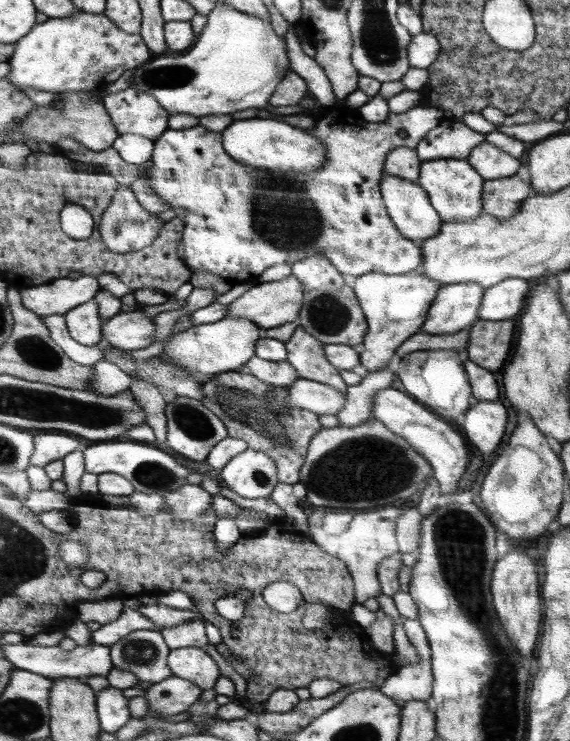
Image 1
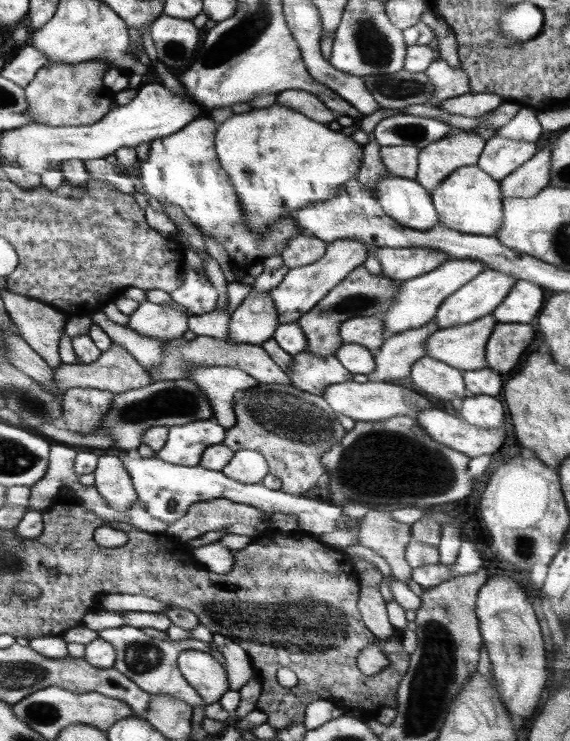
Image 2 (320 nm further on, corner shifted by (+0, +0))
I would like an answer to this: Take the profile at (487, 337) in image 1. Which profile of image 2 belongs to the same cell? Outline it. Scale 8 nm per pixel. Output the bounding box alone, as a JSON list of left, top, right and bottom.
[486,323,534,372]

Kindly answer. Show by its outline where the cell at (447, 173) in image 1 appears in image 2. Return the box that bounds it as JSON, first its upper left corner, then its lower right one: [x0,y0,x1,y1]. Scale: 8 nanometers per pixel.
[431,164,503,235]

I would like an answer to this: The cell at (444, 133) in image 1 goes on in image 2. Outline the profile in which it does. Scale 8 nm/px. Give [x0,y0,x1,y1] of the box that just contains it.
[415,129,486,192]

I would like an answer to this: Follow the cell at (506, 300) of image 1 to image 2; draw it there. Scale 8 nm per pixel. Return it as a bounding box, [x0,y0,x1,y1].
[491,279,546,323]

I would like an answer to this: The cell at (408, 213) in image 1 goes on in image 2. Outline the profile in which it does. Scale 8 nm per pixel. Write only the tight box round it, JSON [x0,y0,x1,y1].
[375,175,439,231]

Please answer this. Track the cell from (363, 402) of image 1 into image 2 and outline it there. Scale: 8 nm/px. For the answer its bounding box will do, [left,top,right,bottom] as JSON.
[368,318,438,382]

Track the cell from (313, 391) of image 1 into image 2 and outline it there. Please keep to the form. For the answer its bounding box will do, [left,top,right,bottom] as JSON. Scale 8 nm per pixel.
[322,380,432,422]

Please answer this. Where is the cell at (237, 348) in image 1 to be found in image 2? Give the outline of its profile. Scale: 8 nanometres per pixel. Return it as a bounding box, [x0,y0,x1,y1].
[226,292,278,345]

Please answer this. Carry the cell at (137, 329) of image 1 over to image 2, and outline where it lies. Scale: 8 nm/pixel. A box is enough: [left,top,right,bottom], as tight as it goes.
[126,300,189,342]

